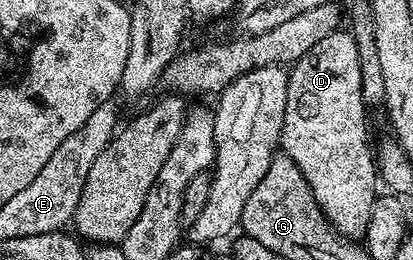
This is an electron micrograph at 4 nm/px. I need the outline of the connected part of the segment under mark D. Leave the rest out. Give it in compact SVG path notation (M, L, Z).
M338 30L327 34L327 38L315 42L315 46L311 46L311 50L307 50L307 54L303 54L303 58L299 58L289 72L287 110L283 114L280 147L283 149L284 155L289 156L291 162L295 162L295 166L299 166L299 170L303 170L303 178L307 178L307 186L311 186L311 194L315 194L315 202L319 202L323 214L329 219L329 223L332 224L334 230L346 238L364 237L367 222L371 218L371 206L377 201L379 195L377 162L374 149L371 146L369 149L369 128L365 125L365 113L367 113L367 107L361 93L359 50L356 49L355 38L349 30Z

